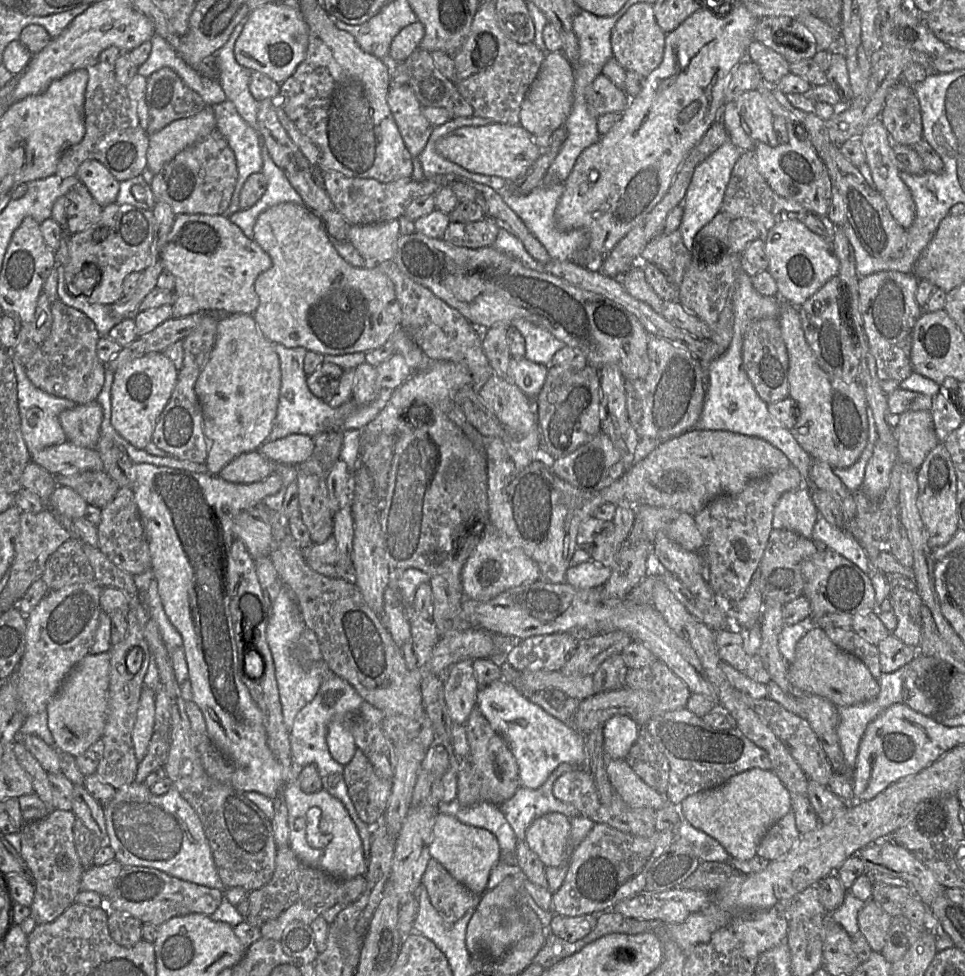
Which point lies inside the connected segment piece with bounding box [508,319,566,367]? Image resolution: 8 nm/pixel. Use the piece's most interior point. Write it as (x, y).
(540, 345)

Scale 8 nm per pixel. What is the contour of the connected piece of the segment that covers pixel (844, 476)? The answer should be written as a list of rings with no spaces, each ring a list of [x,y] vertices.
[[[867,407],[868,441],[859,459],[847,468],[833,468],[834,474],[841,480],[843,485],[851,492],[861,490],[864,481],[865,468],[872,456],[874,446],[879,439],[873,412]]]

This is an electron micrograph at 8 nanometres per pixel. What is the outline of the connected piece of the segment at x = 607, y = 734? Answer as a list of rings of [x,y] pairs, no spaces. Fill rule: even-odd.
[[[616,714],[603,724],[603,751],[614,759],[624,759],[636,741],[639,725],[628,715]]]

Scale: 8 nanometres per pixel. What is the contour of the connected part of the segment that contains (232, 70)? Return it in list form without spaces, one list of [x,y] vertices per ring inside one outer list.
[[[244,21],[239,22],[233,29],[227,41],[214,53],[217,69],[217,79],[225,93],[248,125],[258,130],[256,101],[249,90],[251,70],[241,66],[234,56],[234,44],[242,31]]]

